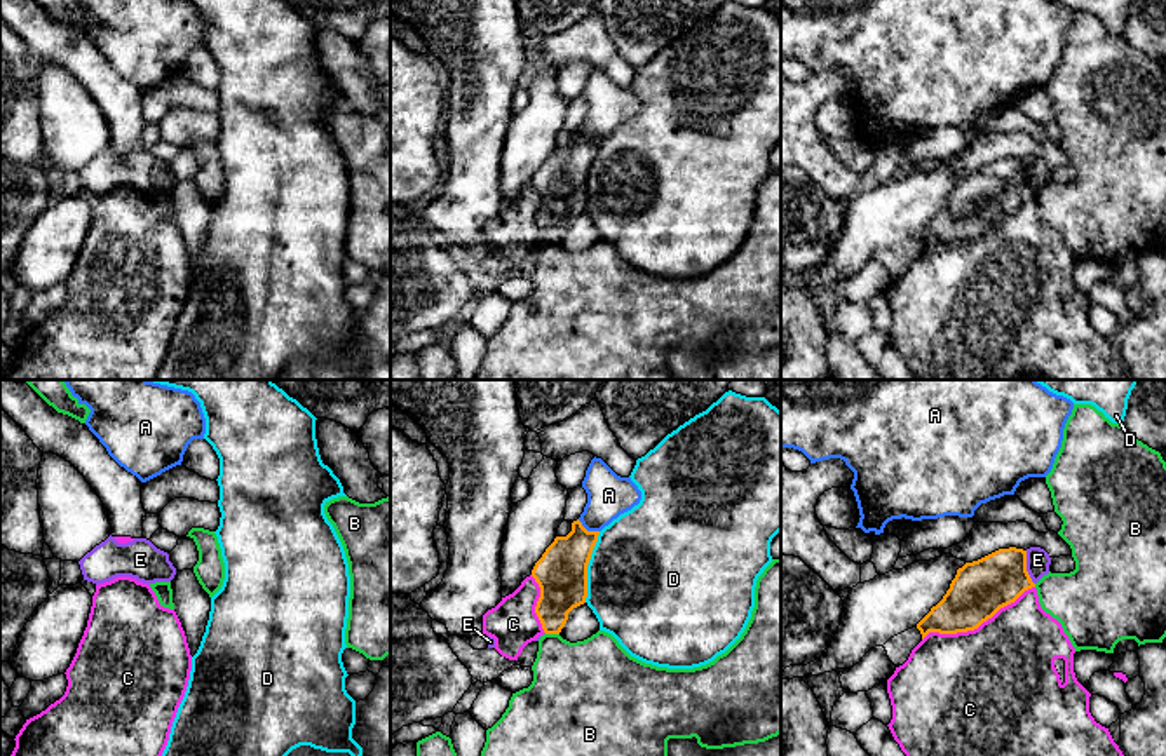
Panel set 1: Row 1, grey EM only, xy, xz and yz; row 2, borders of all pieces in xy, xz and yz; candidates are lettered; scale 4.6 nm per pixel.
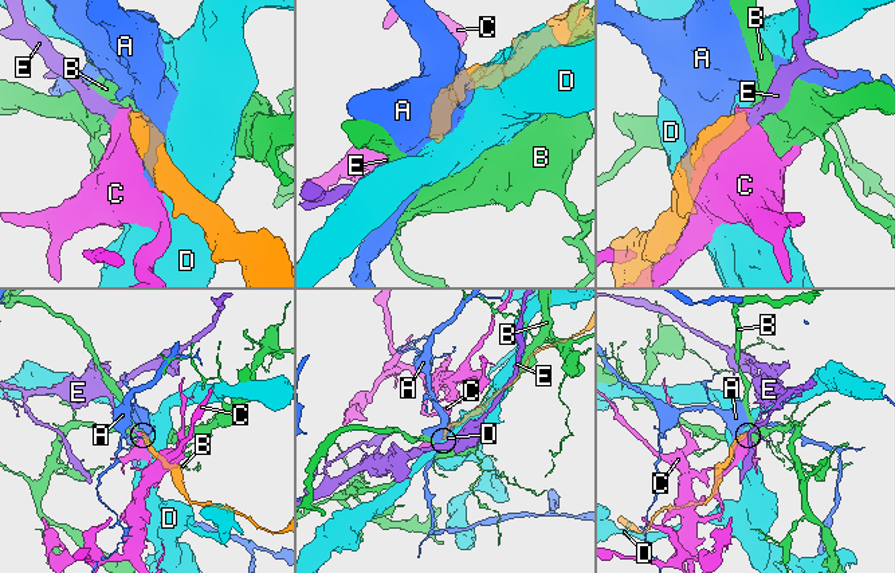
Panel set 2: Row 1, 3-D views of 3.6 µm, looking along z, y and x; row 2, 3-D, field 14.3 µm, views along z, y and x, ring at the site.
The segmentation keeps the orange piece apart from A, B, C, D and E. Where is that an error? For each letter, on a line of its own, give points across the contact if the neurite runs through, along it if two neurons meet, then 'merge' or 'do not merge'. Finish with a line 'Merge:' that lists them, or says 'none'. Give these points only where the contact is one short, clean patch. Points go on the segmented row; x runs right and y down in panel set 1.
A: do not merge
B: border xz (546, 633), (558, 634); do not merge
C: do not merge
D: do not merge
E: way yz (980, 589), (1013, 570), (1025, 568), (1037, 560); merge
Merge: E

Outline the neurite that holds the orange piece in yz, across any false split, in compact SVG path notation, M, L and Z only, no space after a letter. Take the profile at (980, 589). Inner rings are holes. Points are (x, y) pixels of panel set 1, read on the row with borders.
M1041 547L999 549L966 563L957 570L943 599L917 624L922 639L929 632L957 634L978 629L1035 587L1049 573L1049 564L1051 557Z

